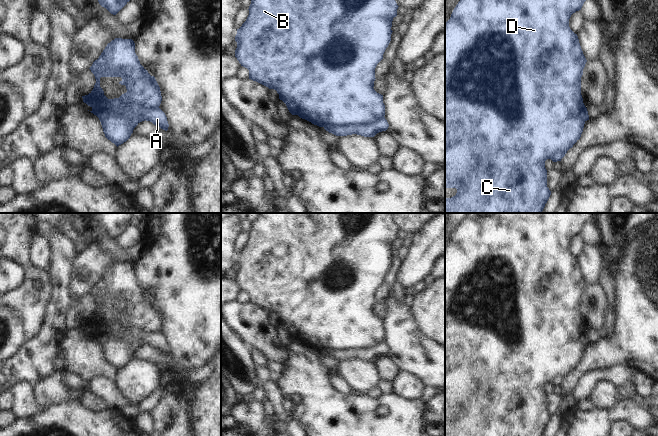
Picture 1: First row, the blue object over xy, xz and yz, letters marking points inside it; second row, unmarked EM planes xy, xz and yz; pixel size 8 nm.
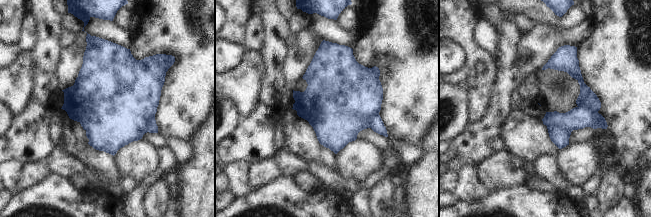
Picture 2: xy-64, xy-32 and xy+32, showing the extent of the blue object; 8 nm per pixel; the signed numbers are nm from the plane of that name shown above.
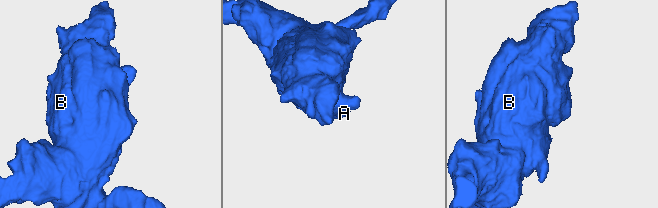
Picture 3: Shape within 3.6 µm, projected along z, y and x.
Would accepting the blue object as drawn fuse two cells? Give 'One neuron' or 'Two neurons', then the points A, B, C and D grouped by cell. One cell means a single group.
Two neurons. Groups: A / B C D

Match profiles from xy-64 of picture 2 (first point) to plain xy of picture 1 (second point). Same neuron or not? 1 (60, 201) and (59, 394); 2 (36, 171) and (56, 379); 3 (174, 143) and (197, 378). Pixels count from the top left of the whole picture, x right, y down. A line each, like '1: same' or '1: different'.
1: different
2: same
3: same

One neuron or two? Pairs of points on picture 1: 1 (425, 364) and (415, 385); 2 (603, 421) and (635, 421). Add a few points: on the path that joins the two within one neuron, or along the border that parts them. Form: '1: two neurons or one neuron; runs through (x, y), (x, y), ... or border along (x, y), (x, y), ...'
1: two neurons; border along (399, 370), (405, 370), (413, 374), (424, 385)
2: one neuron; runs through (611, 416), (627, 415)

